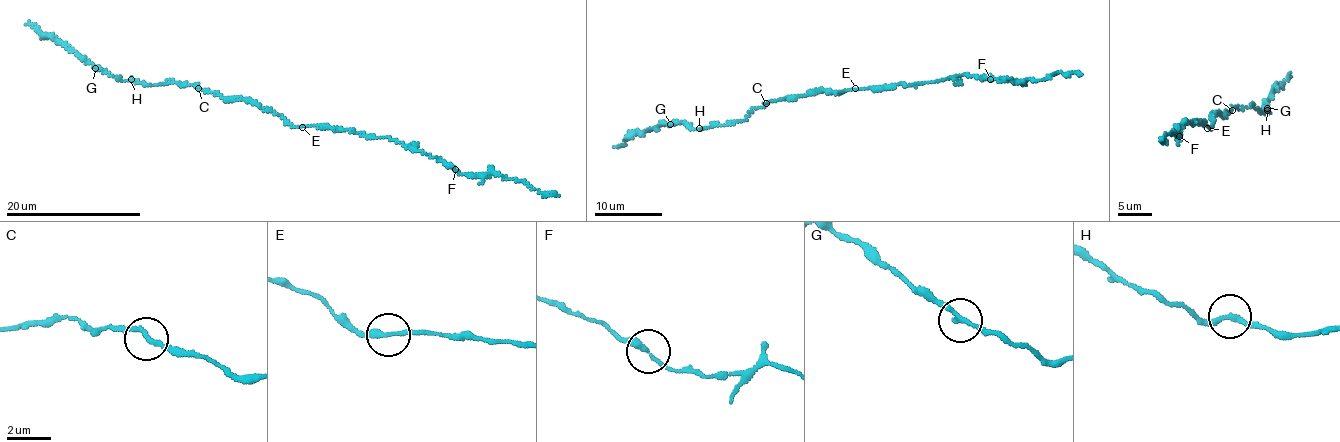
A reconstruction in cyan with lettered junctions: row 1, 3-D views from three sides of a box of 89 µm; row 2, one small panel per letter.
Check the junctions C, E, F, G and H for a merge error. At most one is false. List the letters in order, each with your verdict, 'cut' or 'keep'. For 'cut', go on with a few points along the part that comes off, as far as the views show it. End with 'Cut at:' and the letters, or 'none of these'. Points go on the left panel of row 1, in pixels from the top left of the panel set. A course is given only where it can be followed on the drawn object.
C: keep
E: keep
F: keep
G: keep
H: keep
Cut at: none of these

